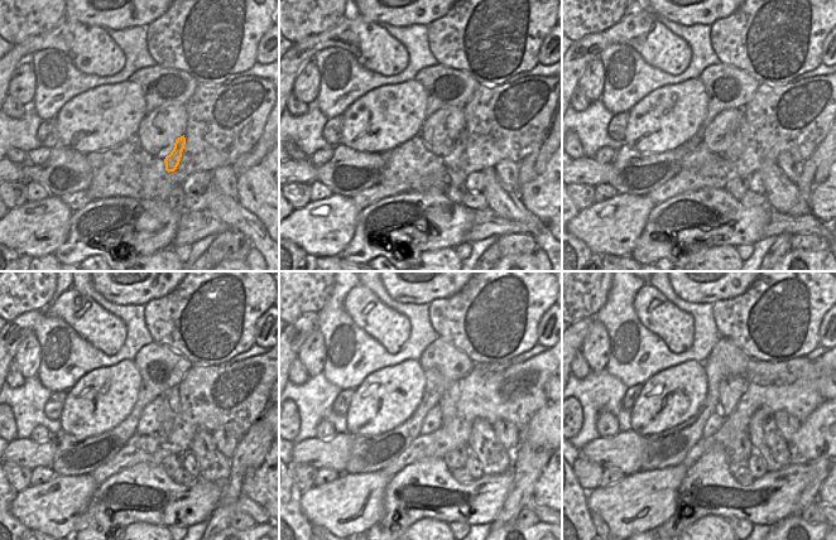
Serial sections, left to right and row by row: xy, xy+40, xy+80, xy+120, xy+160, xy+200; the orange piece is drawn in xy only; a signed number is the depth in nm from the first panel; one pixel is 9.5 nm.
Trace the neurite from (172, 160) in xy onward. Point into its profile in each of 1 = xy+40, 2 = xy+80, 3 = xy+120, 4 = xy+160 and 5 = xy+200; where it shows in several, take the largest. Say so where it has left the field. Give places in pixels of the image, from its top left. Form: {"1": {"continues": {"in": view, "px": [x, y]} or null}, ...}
{"1": {"continues": {"in": "xy+40", "px": [452, 159]}}, "2": {"continues": {"in": "xy+80", "px": [734, 152]}}, "3": {"continues": {"in": "xy+120", "px": [172, 396]}}, "4": {"continues": {"in": "xy+160", "px": [448, 401]}}, "5": {"continues": {"in": "xy+200", "px": [731, 387]}}}

